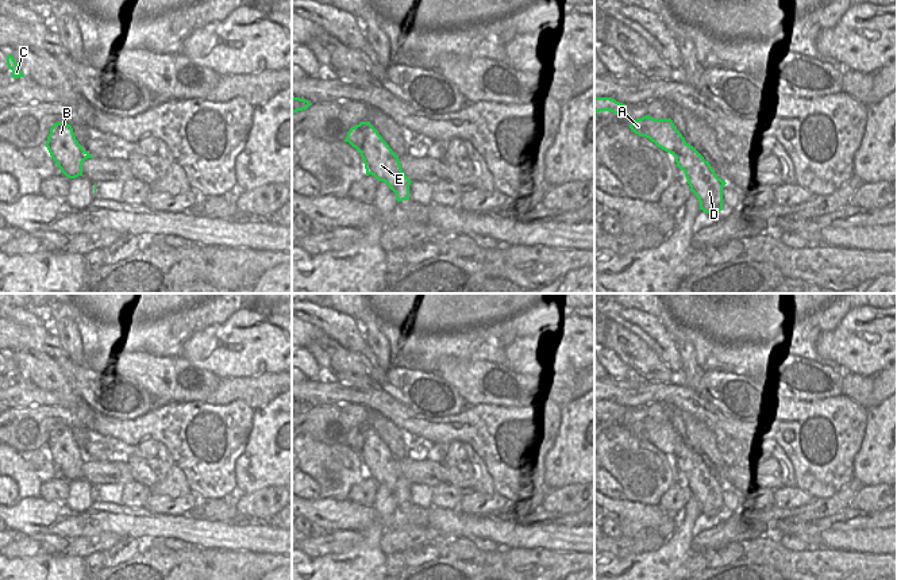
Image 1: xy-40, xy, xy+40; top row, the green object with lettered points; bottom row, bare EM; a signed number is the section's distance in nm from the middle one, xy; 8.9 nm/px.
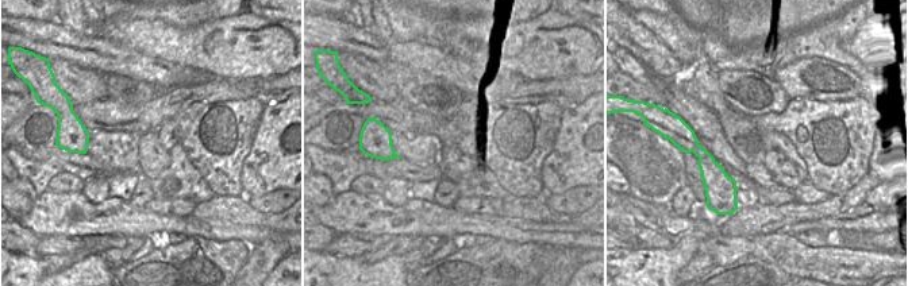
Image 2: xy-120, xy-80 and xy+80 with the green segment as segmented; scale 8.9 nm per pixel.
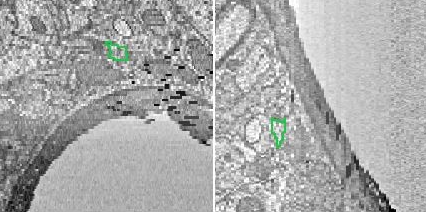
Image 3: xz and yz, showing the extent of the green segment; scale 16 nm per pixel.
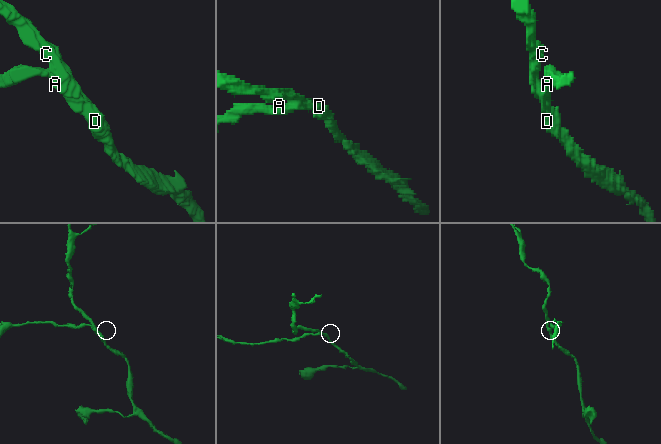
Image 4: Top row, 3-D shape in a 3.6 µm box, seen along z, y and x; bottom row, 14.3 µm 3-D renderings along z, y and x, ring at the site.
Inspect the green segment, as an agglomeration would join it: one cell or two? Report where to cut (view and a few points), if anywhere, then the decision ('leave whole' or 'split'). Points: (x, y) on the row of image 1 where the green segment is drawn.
cut xy (370, 125), (360, 152); split

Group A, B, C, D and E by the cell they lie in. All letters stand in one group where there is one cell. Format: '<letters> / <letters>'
A / B C D E

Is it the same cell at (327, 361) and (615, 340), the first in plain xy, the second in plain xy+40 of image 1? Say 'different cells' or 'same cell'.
same cell

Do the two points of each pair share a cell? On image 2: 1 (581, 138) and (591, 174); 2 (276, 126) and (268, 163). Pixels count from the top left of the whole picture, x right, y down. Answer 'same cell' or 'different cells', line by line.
1: same cell
2: same cell

